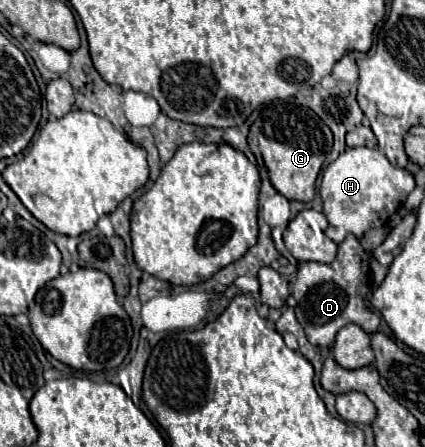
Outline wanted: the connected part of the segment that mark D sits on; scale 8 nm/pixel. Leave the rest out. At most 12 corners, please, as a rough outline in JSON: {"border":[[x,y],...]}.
{"border":[[357,236],[331,264],[299,264],[295,316],[307,340],[331,346],[381,316],[359,294],[365,254]]}

